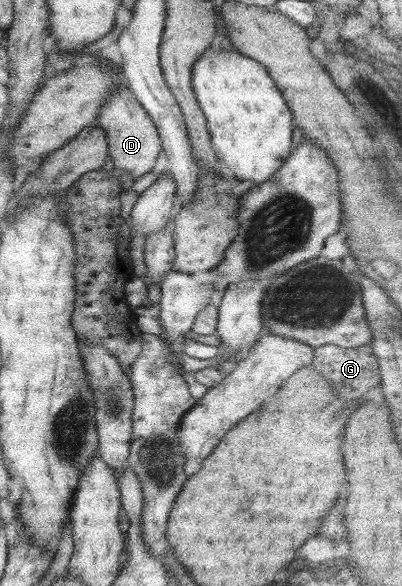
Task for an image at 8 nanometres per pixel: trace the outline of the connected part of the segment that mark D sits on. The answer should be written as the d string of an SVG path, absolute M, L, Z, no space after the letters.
M122 78L110 95L101 103L94 122L95 126L105 133L107 154L115 168L127 172L134 177L134 180L151 171L155 158L161 150L160 140L150 116L129 92Z

